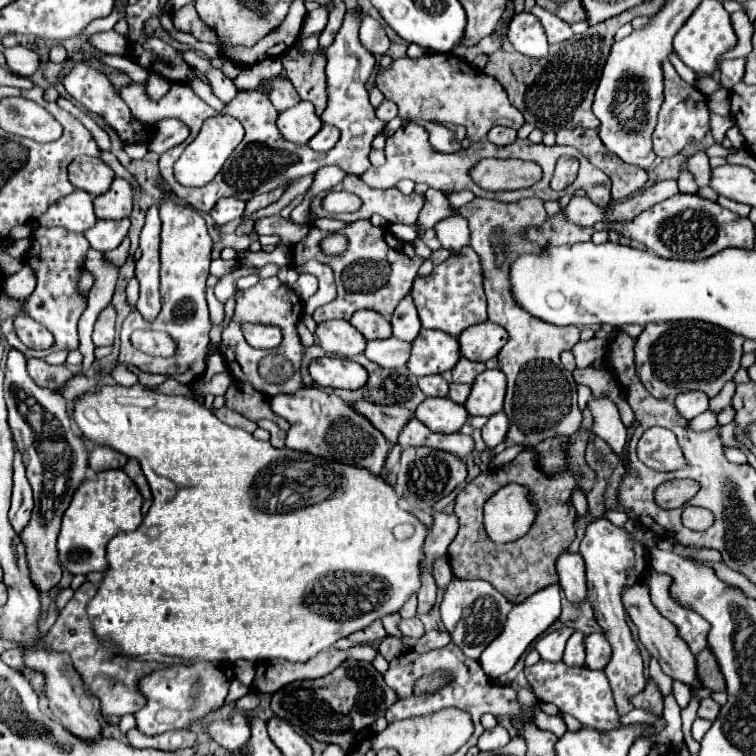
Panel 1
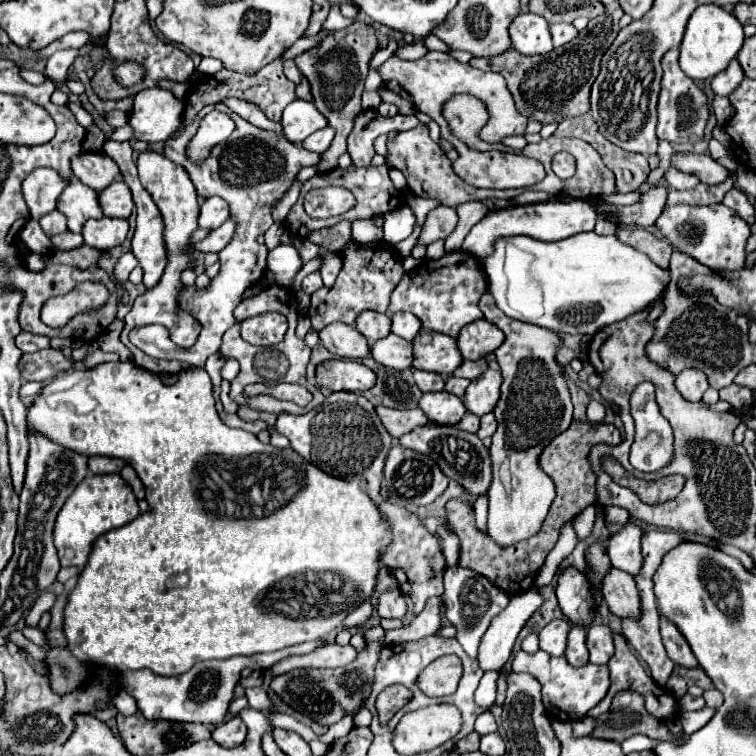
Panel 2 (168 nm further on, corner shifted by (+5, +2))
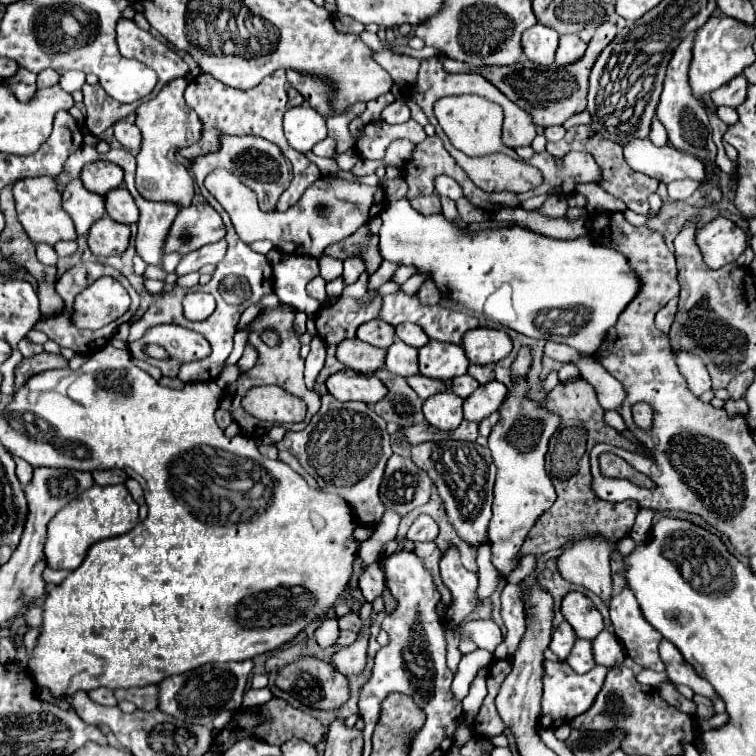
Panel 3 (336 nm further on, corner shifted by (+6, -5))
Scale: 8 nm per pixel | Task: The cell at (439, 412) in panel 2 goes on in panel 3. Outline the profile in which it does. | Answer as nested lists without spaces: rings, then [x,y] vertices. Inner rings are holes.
[[[440,392],[424,402],[424,416],[428,424],[432,424],[438,430],[452,432],[458,428],[462,418],[462,398],[458,398],[454,392]]]

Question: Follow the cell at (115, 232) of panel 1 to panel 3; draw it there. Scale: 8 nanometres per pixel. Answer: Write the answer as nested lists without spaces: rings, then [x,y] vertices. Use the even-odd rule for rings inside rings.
[[[108,216],[94,222],[88,232],[88,246],[92,254],[100,258],[122,254],[128,248],[128,240],[130,240],[130,228],[112,222]]]

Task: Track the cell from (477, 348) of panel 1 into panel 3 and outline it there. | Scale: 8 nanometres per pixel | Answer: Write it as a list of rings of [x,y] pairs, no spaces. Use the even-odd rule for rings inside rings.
[[[476,328],[464,334],[462,348],[466,350],[470,364],[494,364],[510,354],[512,340],[502,330]]]

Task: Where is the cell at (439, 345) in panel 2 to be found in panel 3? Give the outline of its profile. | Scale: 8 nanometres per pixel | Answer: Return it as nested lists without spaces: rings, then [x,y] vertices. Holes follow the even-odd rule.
[[[430,340],[420,348],[420,374],[436,380],[452,380],[468,370],[468,358],[458,344]]]

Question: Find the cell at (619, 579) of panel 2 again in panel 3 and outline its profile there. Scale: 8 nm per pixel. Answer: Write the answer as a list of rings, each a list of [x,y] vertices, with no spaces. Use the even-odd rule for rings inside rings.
[[[600,536],[570,542],[566,552],[558,558],[560,574],[608,602],[612,596],[612,574],[608,562],[612,552],[614,542],[606,542]]]

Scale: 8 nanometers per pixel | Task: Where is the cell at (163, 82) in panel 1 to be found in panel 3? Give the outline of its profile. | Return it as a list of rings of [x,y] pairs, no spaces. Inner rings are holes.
[[[122,120],[122,122],[114,124],[114,136],[128,150],[138,150],[140,148],[140,130],[138,130],[136,124],[132,124],[128,120]]]

